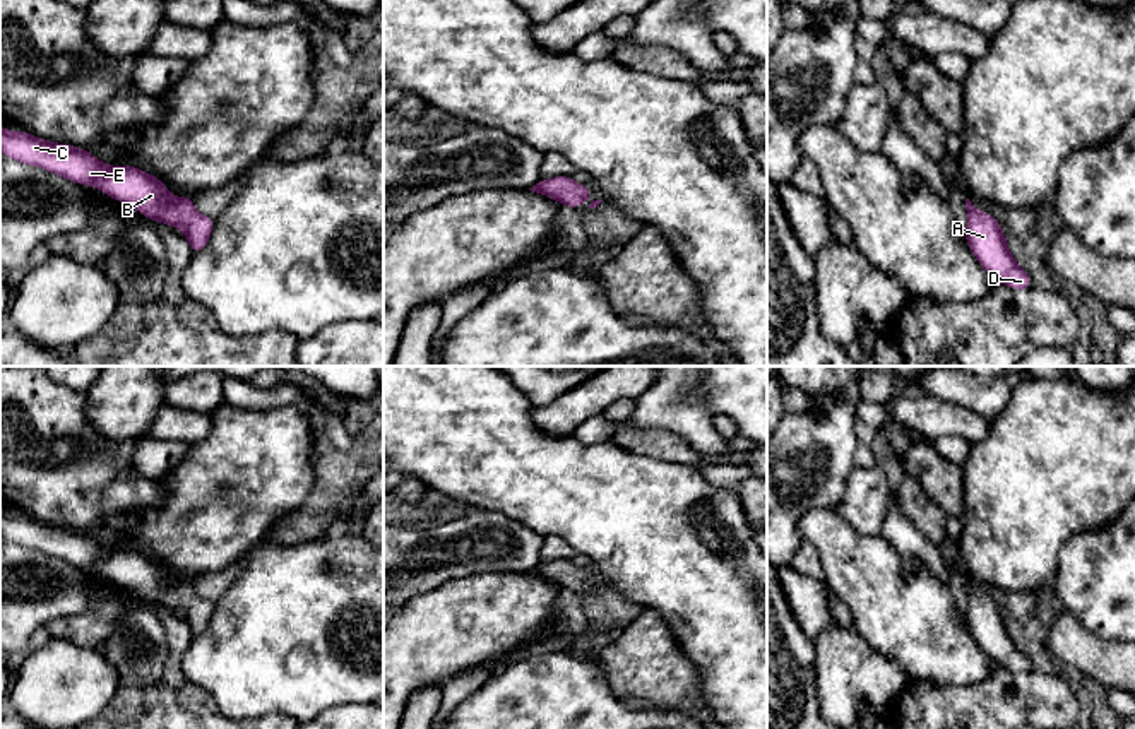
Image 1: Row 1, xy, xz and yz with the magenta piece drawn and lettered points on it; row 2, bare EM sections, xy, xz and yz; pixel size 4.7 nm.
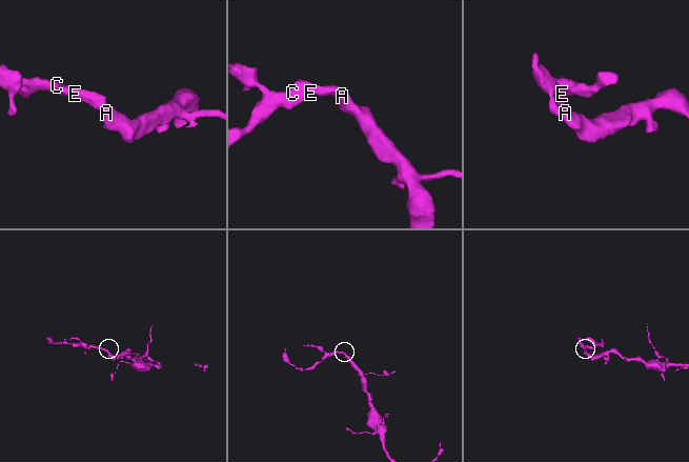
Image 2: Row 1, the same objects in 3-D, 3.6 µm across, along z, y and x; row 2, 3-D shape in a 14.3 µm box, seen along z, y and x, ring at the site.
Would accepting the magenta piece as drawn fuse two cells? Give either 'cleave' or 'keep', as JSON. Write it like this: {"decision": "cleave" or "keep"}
{"decision": "keep"}

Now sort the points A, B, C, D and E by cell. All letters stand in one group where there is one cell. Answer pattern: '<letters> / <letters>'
A B C D E

